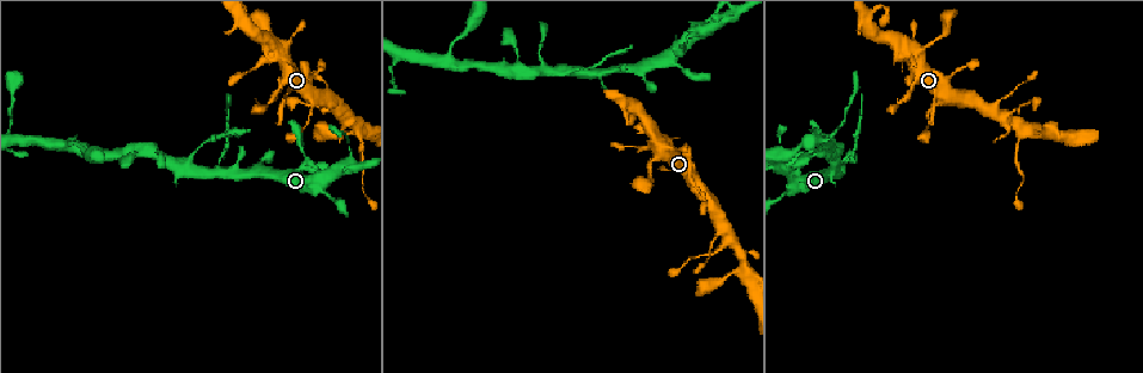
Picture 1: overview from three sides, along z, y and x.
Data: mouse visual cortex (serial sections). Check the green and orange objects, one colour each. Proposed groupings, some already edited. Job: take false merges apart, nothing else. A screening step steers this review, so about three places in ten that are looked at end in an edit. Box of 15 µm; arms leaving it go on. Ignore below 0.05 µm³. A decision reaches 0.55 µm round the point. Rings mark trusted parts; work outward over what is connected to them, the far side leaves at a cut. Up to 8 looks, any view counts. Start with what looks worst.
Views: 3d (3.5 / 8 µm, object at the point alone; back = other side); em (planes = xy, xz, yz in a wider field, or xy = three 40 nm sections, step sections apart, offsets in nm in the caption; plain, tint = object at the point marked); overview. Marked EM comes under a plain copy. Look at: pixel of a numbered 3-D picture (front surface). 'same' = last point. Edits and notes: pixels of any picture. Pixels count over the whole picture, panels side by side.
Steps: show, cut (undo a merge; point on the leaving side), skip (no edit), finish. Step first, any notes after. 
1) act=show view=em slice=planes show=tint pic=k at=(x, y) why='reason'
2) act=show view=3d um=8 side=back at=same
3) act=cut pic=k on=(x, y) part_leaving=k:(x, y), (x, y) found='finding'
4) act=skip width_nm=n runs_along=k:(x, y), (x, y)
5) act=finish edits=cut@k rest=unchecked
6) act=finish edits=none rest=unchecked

act=show view=3d um=3.5 pic=1 at=(188, 167) why='small branch off a trunk'

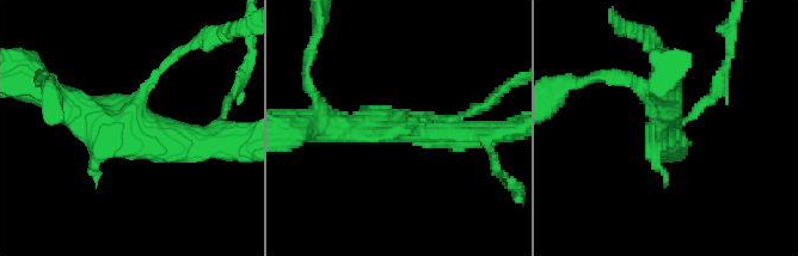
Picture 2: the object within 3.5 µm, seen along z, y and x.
act=show view=em slice=xy step=3 show=tint pic=2 at=(391, 126) why='need the tissue'

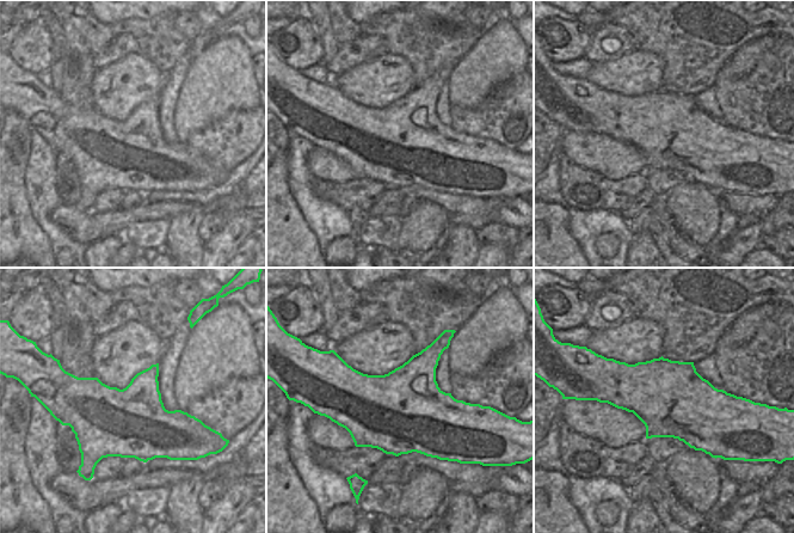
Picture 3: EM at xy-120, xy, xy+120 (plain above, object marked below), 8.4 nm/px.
act=skip runs_along=2:(200, 146), (155, 142), (56, 98) found='all the same cell'

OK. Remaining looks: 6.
act=show view=3d um=3.5 pic=1 at=(318, 173)

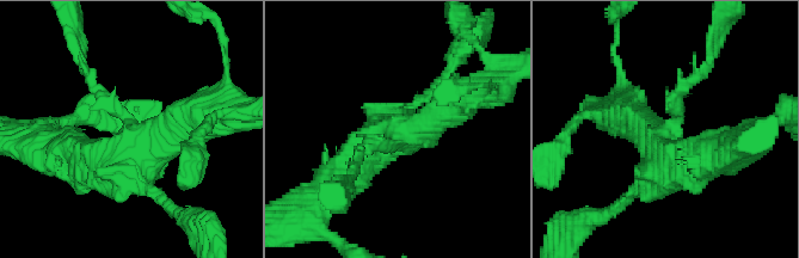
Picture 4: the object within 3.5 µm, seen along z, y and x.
act=show view=em slice=xy step=1 show=tint pic=4 at=(399, 131) arms=4 arm_widths_nm=150,200,400,500

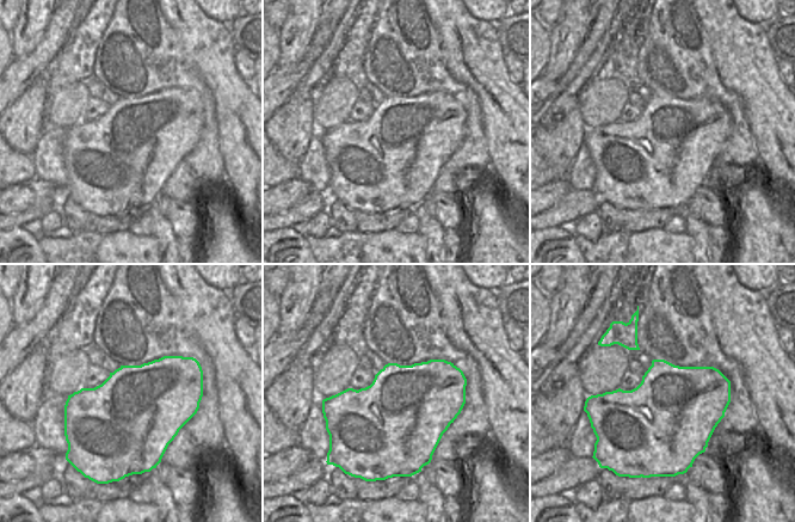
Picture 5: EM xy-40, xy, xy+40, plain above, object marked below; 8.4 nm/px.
act=skip runs_along=4:(350, 169), (472, 92) found='continuous, no second cell'

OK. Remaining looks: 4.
act=show view=3d um=8 pic=1 at=(699, 175) why='calibre changes'

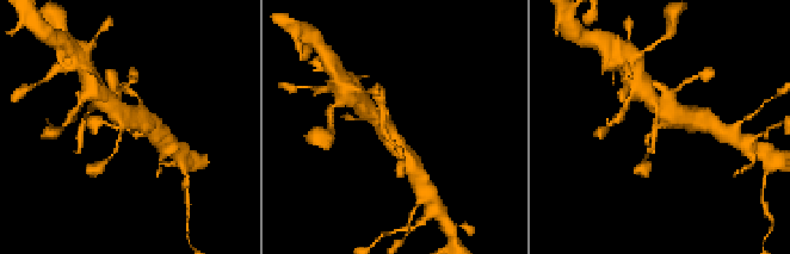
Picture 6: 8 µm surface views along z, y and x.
act=show view=3d um=3.5 pic=6 at=(124, 126) why='closer look'

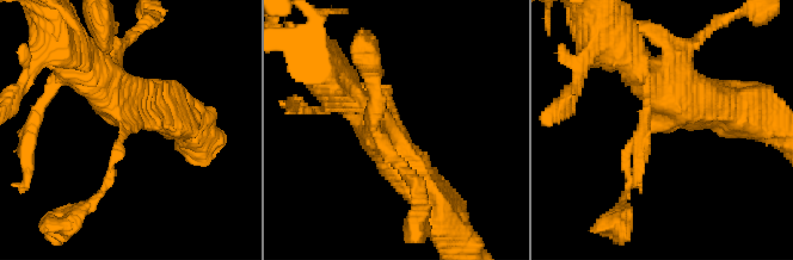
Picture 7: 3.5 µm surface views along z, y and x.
act=show view=em slice=planes show=tint pic=7 at=(663, 124) arms=3 arm_widths_nm=150,450,500 why='need the tissue'

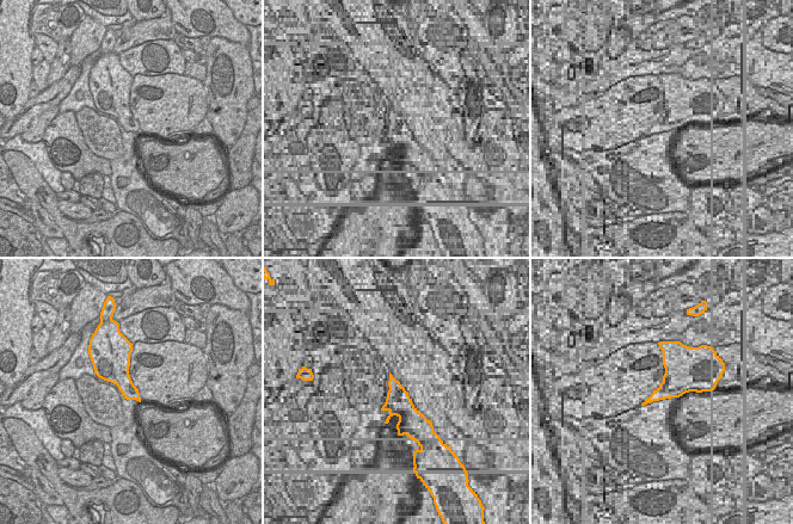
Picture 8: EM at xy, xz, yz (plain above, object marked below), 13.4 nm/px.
act=skip runs_along=7:(650, 79), (628, 178) found='all the same cell'

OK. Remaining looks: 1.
act=finish edits=none rest=unchecked

